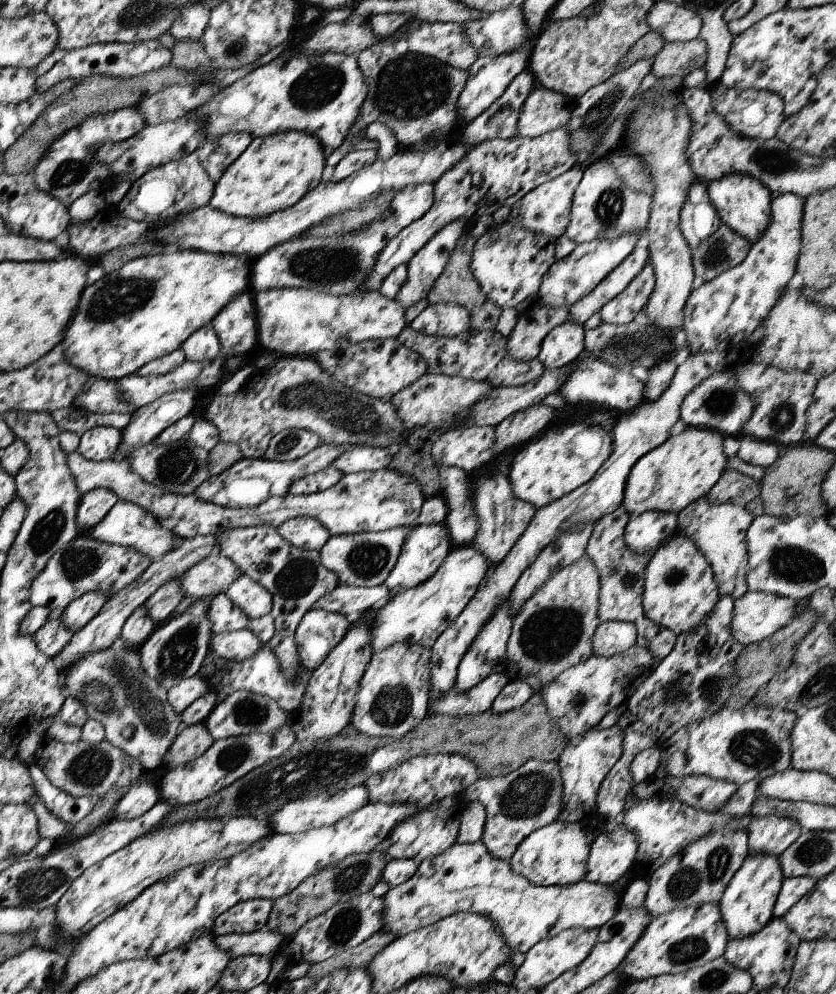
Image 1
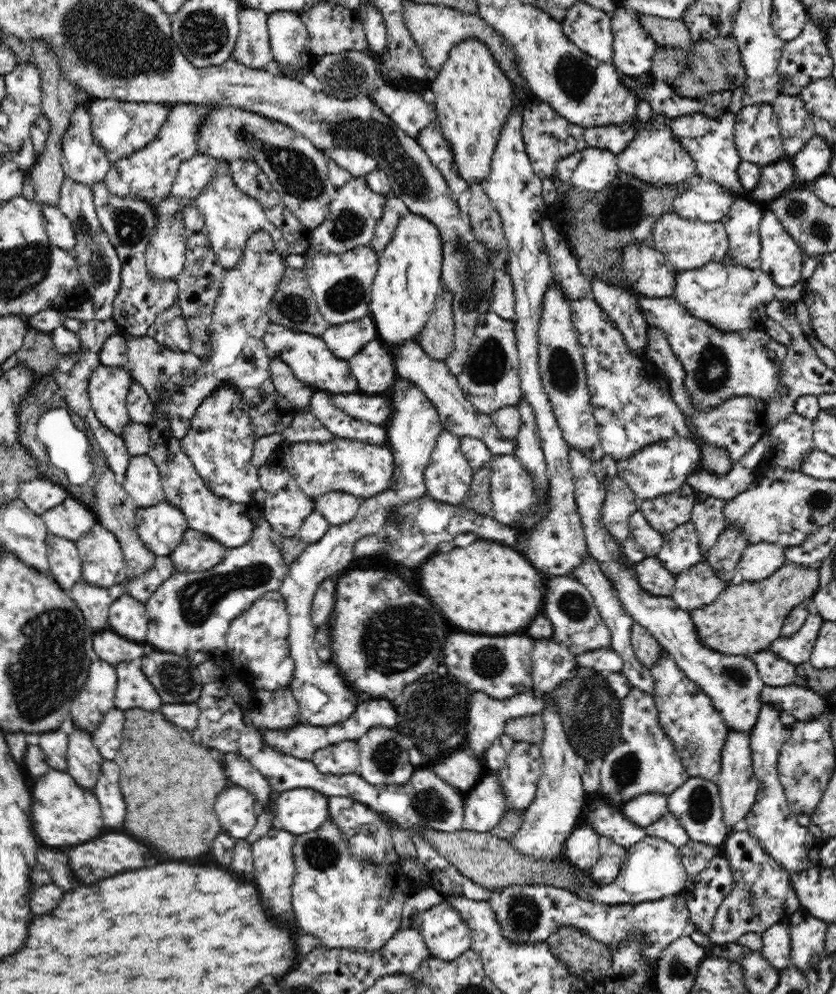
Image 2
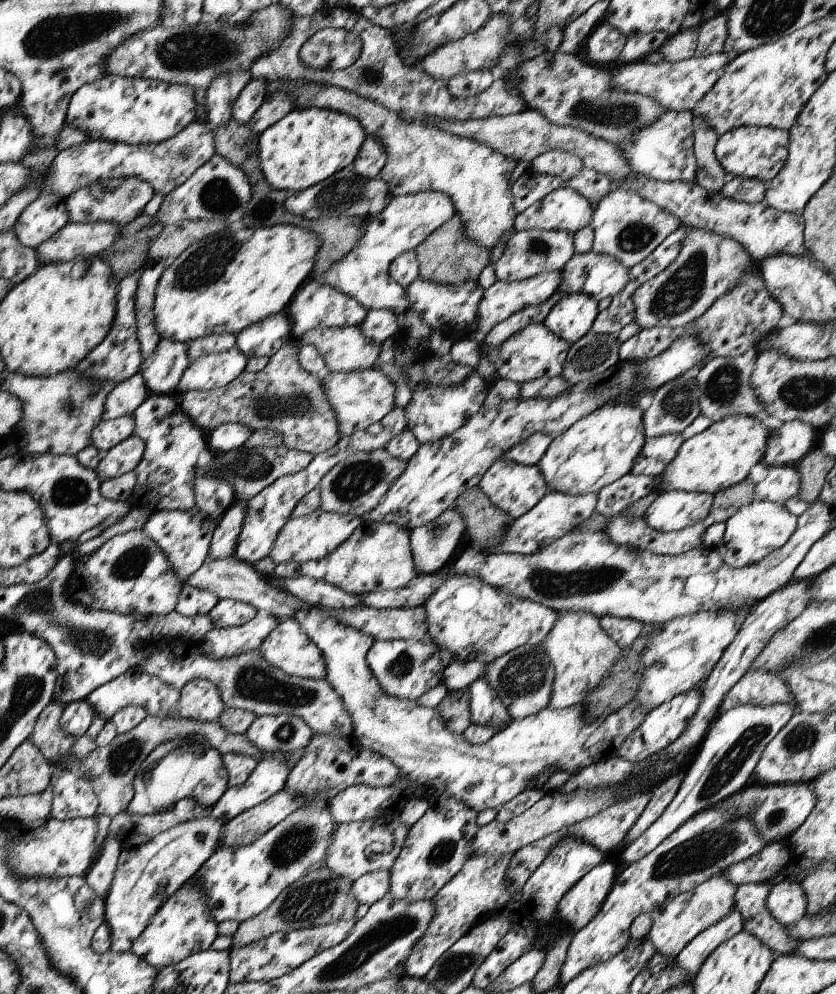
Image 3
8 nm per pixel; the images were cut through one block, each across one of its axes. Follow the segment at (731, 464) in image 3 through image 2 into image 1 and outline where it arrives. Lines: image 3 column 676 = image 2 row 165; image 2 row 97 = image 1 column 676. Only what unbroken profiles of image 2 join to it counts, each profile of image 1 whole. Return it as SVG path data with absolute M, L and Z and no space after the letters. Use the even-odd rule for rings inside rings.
M686 427L680 434L669 436L661 446L657 446L641 456L631 466L621 501L622 508L627 512L629 519L635 518L645 511L678 513L691 502L705 497L711 490L711 486L719 480L721 472L725 470L727 457L722 450L723 439L724 437L717 431Z

